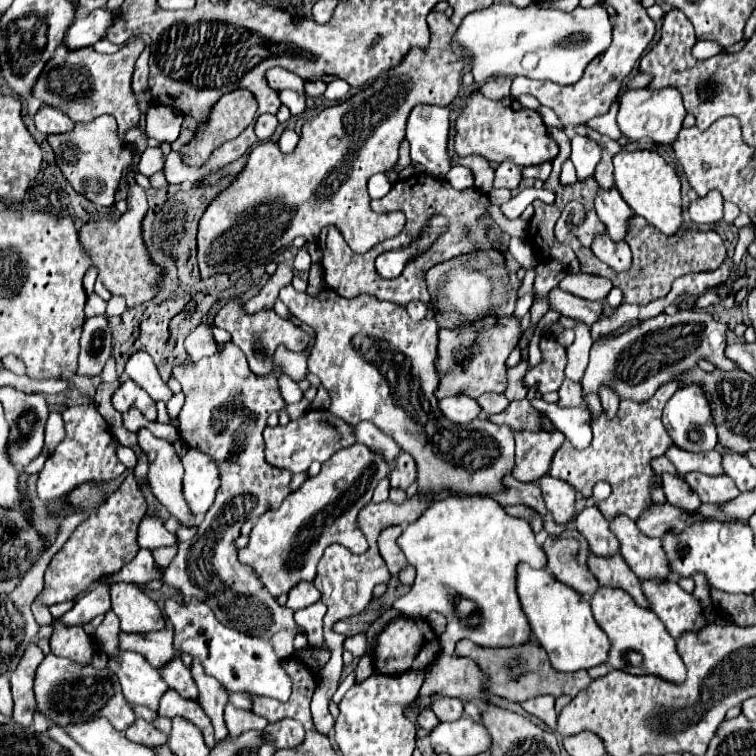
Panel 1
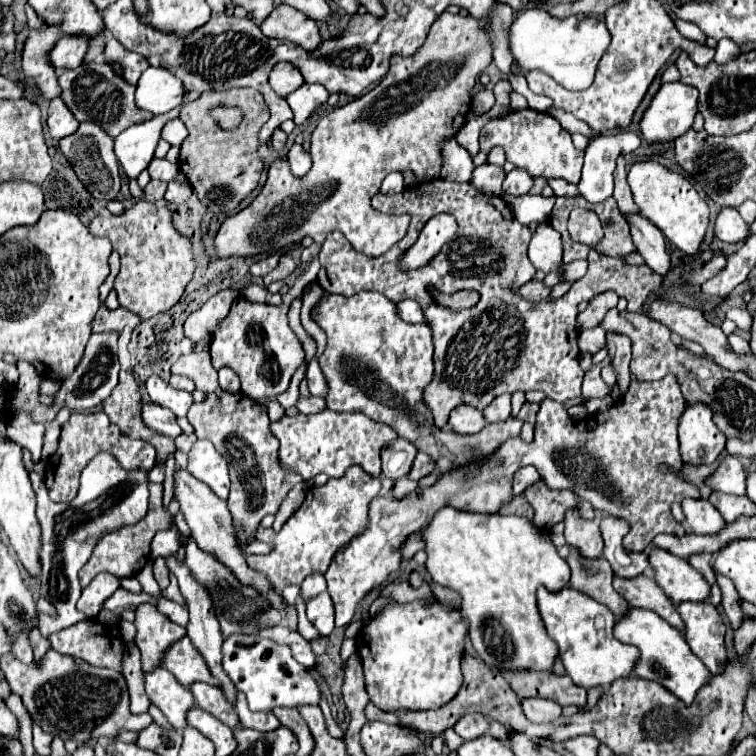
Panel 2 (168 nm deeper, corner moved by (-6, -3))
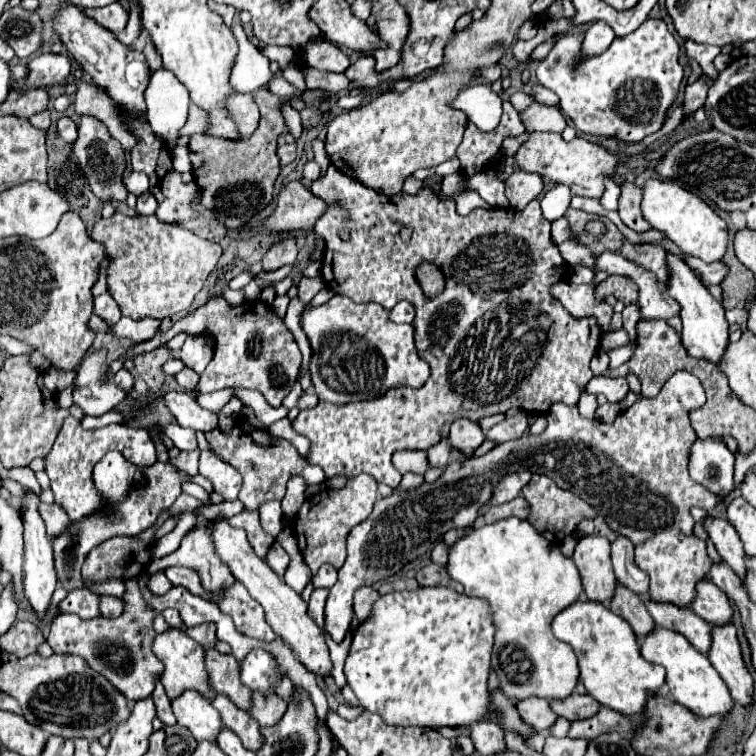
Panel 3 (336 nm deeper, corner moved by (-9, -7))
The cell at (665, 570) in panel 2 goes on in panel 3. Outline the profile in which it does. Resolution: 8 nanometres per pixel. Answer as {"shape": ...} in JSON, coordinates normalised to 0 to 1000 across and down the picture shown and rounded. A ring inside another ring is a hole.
{"shape":[[[930,767],[922,772],[922,791],[917,794],[914,807],[922,815],[927,815],[933,823],[948,825],[948,828],[951,823],[967,823],[967,815],[970,815],[970,804],[962,786],[938,767]]]}

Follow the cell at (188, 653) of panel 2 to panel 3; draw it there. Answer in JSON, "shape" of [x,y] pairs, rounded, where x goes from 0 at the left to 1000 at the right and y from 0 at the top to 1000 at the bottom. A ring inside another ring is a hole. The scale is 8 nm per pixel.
{"shape":[[[284,857],[274,860],[271,881],[276,889],[279,907],[290,915],[303,921],[319,939],[329,939],[332,913],[316,899],[316,876],[308,865],[290,865]]]}

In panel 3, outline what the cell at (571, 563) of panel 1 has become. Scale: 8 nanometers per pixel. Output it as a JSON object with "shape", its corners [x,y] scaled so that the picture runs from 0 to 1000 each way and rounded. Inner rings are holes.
{"shape":[[[816,772],[813,788],[806,796],[806,807],[829,820],[845,844],[853,844],[856,839],[861,839],[861,833],[869,831],[858,807],[851,799],[851,791],[821,772]]]}

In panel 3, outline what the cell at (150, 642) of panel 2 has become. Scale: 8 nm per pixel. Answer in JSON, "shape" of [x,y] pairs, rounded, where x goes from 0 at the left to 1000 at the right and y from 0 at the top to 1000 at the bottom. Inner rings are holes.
{"shape":[[[229,831],[218,839],[210,839],[202,849],[202,862],[218,878],[213,905],[218,907],[221,921],[226,926],[234,923],[234,918],[239,918],[239,913],[261,913],[274,926],[282,926],[287,921],[287,915],[276,907],[276,894],[271,892],[271,857],[266,852],[261,852],[255,844],[250,844],[242,833]]]}

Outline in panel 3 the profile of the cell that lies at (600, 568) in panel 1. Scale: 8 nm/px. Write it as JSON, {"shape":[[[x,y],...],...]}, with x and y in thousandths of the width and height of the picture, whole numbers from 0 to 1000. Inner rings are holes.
{"shape":[[[853,794],[853,802],[858,802],[858,812],[869,823],[869,828],[896,836],[911,847],[914,854],[919,854],[927,865],[938,862],[940,825],[925,817],[914,804],[898,804],[893,799],[872,799],[864,794]]]}

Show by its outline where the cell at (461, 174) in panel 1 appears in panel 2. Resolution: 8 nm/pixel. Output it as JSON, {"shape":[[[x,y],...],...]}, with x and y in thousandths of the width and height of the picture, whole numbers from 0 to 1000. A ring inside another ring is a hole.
{"shape":[[[640,217],[640,220],[630,220],[627,222],[622,243],[638,257],[661,257],[667,233],[669,230],[667,230],[667,225],[661,220]]]}

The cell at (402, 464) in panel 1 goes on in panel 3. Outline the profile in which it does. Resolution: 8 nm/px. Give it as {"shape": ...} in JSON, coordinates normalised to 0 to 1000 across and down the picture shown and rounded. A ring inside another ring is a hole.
{"shape":[[[583,579],[565,598],[567,601],[567,616],[589,616],[591,614],[591,606],[594,606],[594,598],[597,598],[597,593],[594,593],[591,579]]]}

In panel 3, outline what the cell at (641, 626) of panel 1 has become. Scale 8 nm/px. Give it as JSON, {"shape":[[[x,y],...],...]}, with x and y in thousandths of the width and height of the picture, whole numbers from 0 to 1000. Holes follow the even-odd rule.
{"shape":[[[869,831],[856,844],[848,847],[848,865],[853,873],[874,878],[882,886],[882,910],[890,926],[911,937],[922,947],[962,947],[970,939],[970,923],[962,905],[954,899],[938,870],[922,862],[901,839]]]}

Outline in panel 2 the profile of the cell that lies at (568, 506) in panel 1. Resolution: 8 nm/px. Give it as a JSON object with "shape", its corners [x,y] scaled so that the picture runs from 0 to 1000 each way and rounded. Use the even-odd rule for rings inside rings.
{"shape":[[[749,675],[749,685],[746,685],[746,709],[749,717],[762,722],[772,735],[778,738],[788,738],[796,733],[796,709],[794,709],[794,698],[791,690],[775,688],[767,683],[767,675]]]}

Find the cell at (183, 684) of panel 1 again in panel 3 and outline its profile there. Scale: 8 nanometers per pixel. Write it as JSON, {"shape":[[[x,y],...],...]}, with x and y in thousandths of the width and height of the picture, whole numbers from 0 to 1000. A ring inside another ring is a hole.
{"shape":[[[292,918],[282,926],[282,934],[292,942],[295,958],[319,976],[324,989],[329,989],[335,995],[340,995],[345,989],[348,976],[345,976],[340,952],[335,952],[324,939],[313,937],[300,921],[292,921]]]}

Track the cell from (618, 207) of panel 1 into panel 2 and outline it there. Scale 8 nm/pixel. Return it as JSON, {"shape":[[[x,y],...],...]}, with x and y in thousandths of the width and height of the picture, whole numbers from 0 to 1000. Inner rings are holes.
{"shape":[[[828,283],[828,294],[833,296],[833,312],[841,325],[841,333],[865,360],[881,365],[889,349],[886,339],[878,331],[878,310],[849,283]]]}

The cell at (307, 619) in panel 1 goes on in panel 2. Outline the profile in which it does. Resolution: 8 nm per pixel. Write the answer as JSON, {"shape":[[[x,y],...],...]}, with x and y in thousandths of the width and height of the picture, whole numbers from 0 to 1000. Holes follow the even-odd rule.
{"shape":[[[434,783],[421,786],[405,799],[405,815],[426,841],[434,841],[442,833],[442,802]]]}

